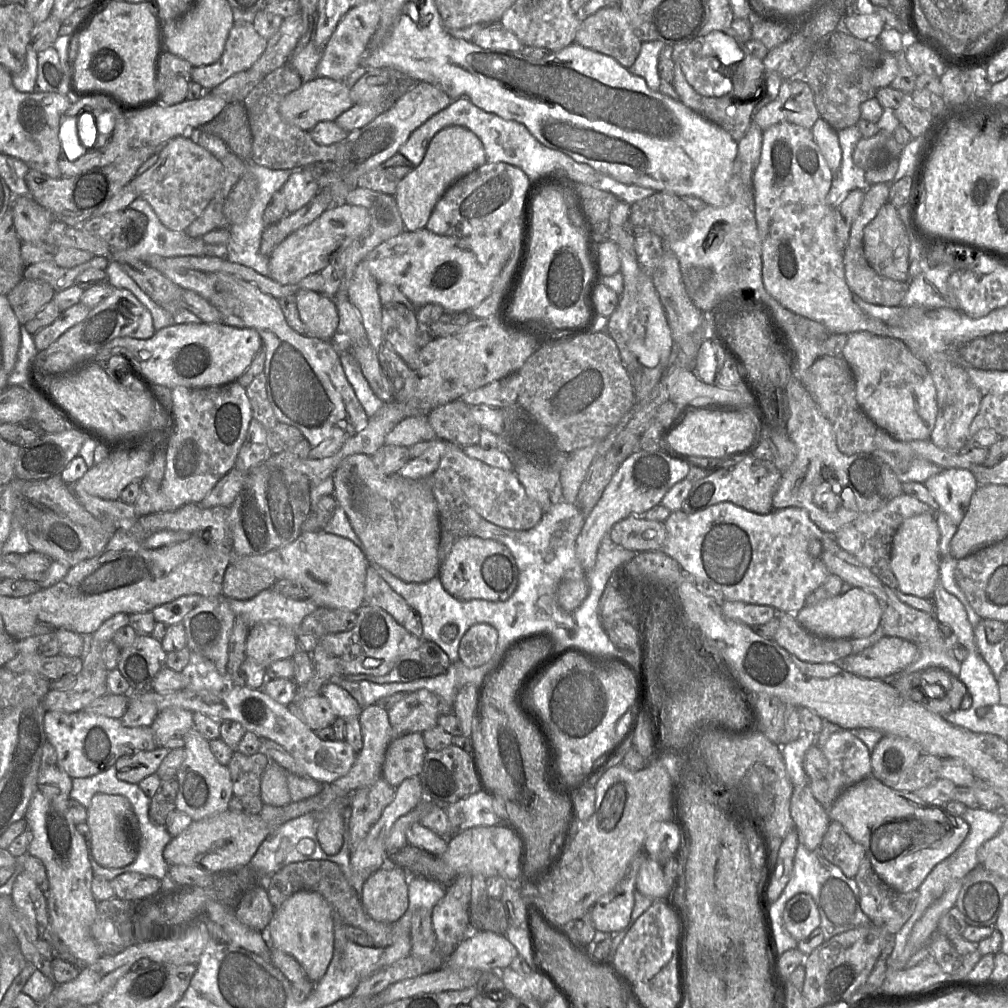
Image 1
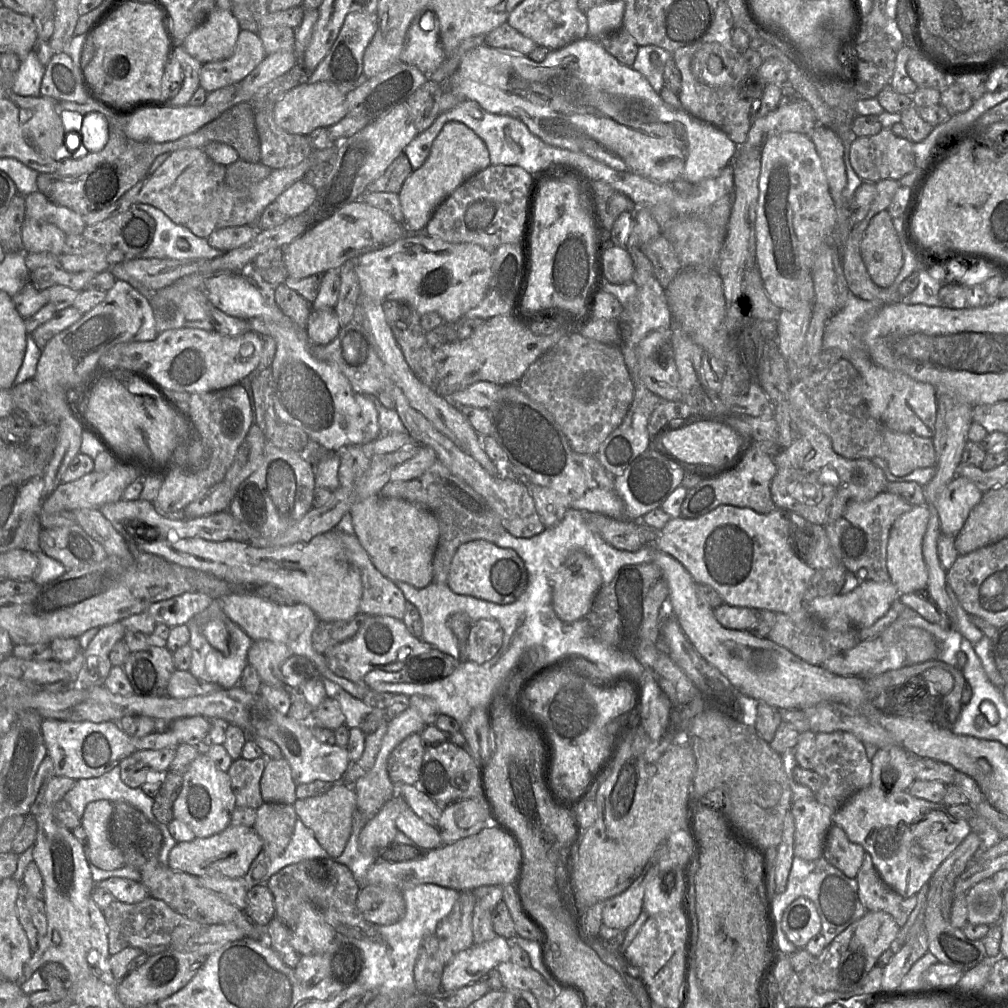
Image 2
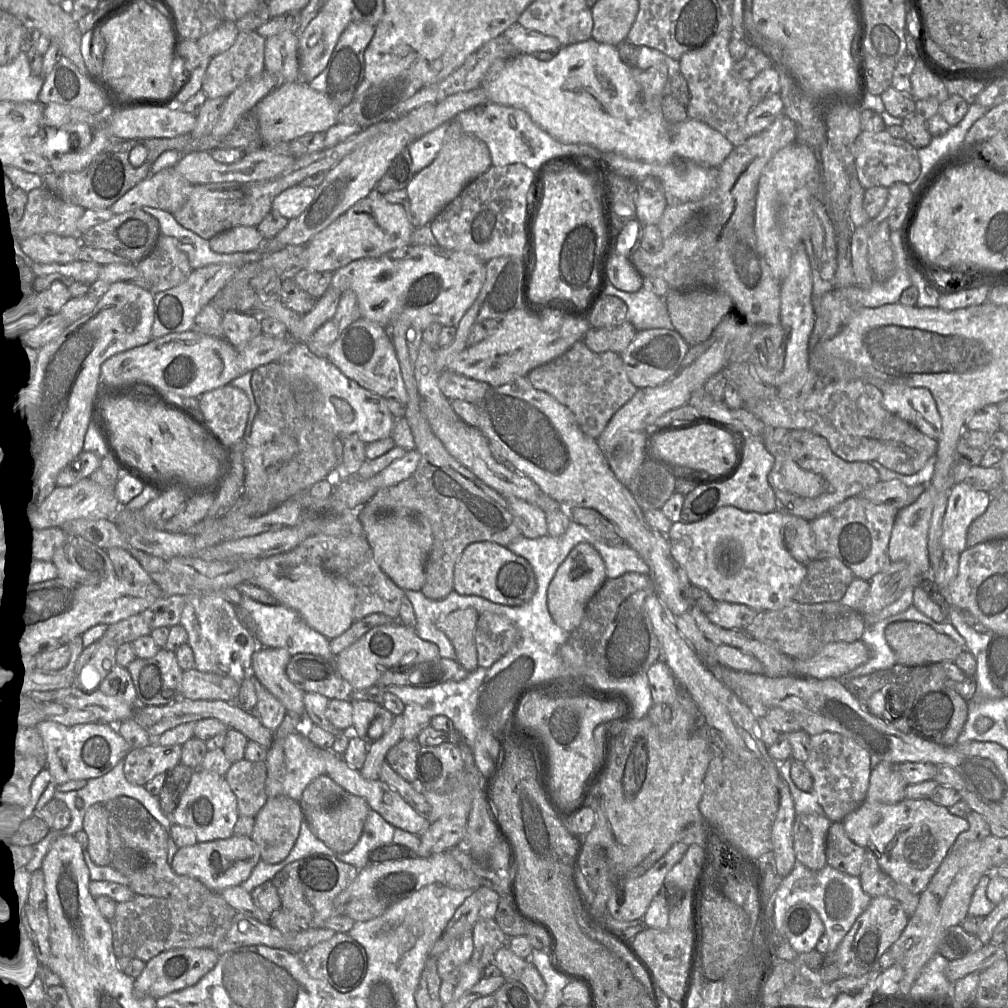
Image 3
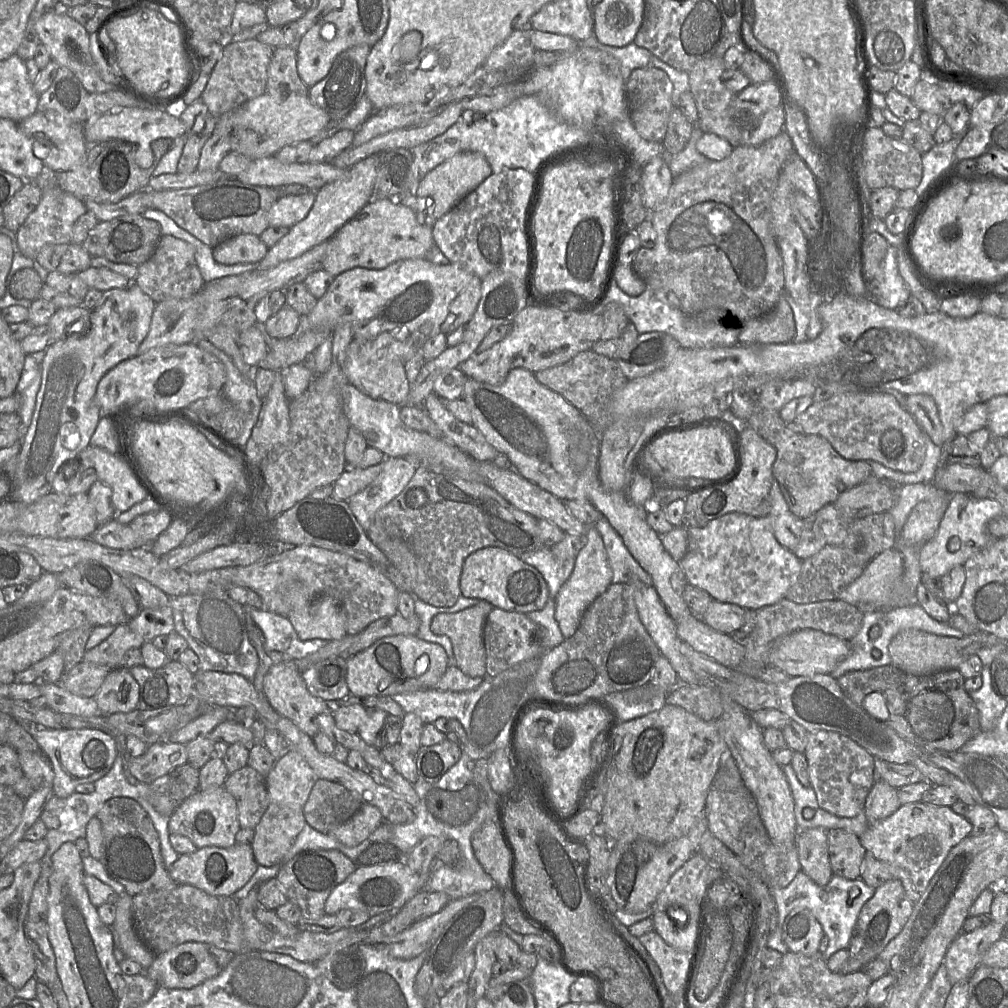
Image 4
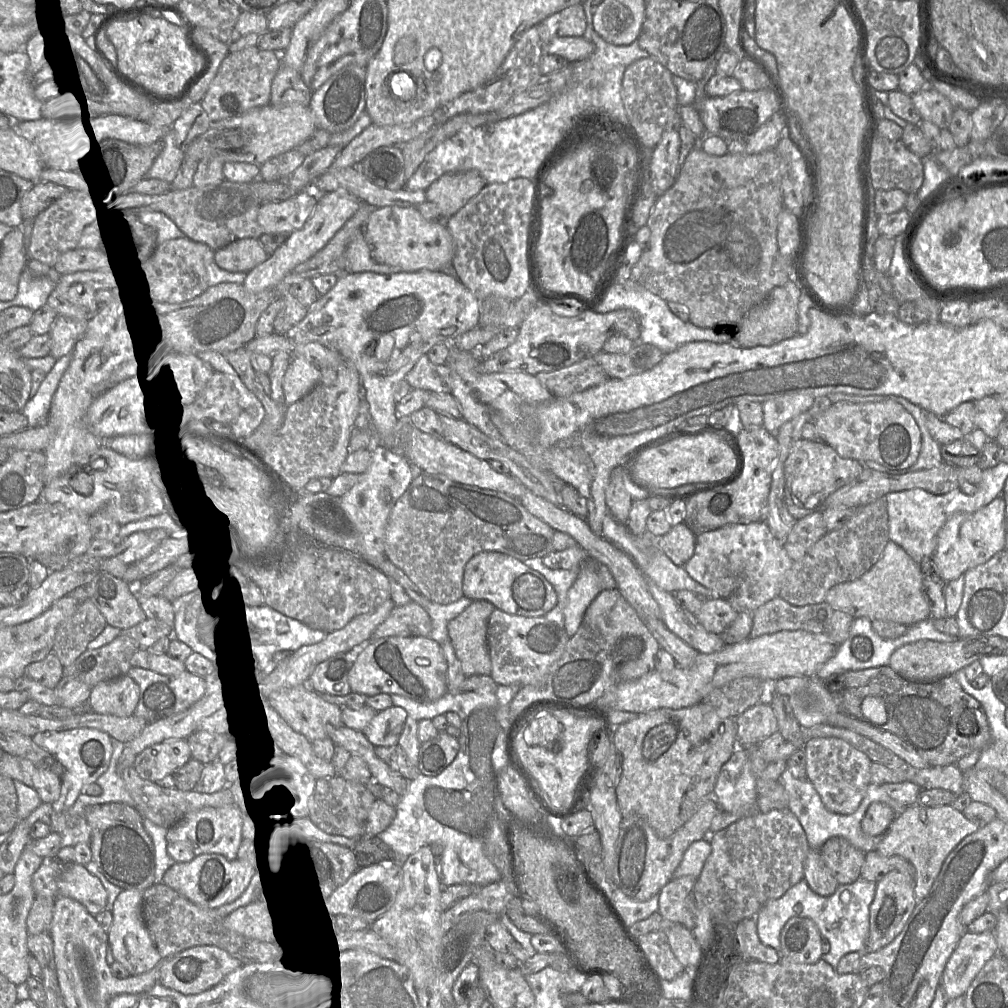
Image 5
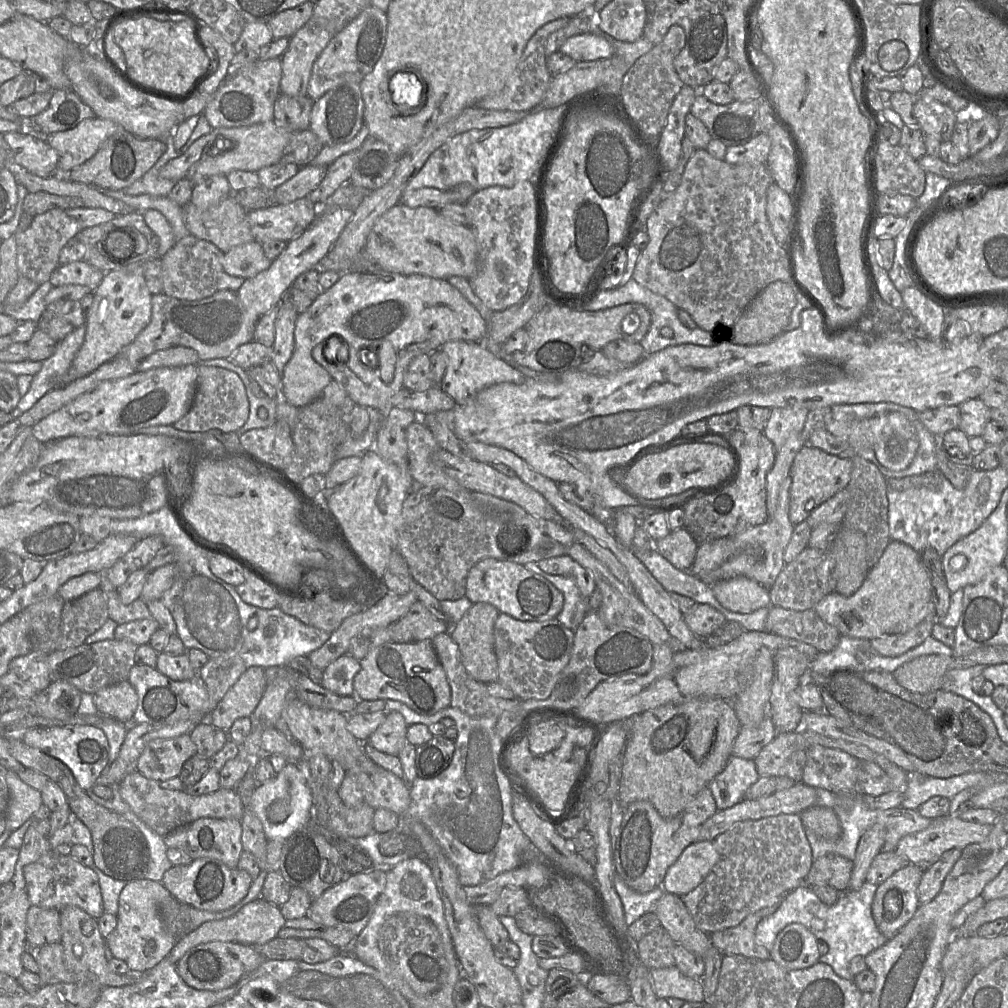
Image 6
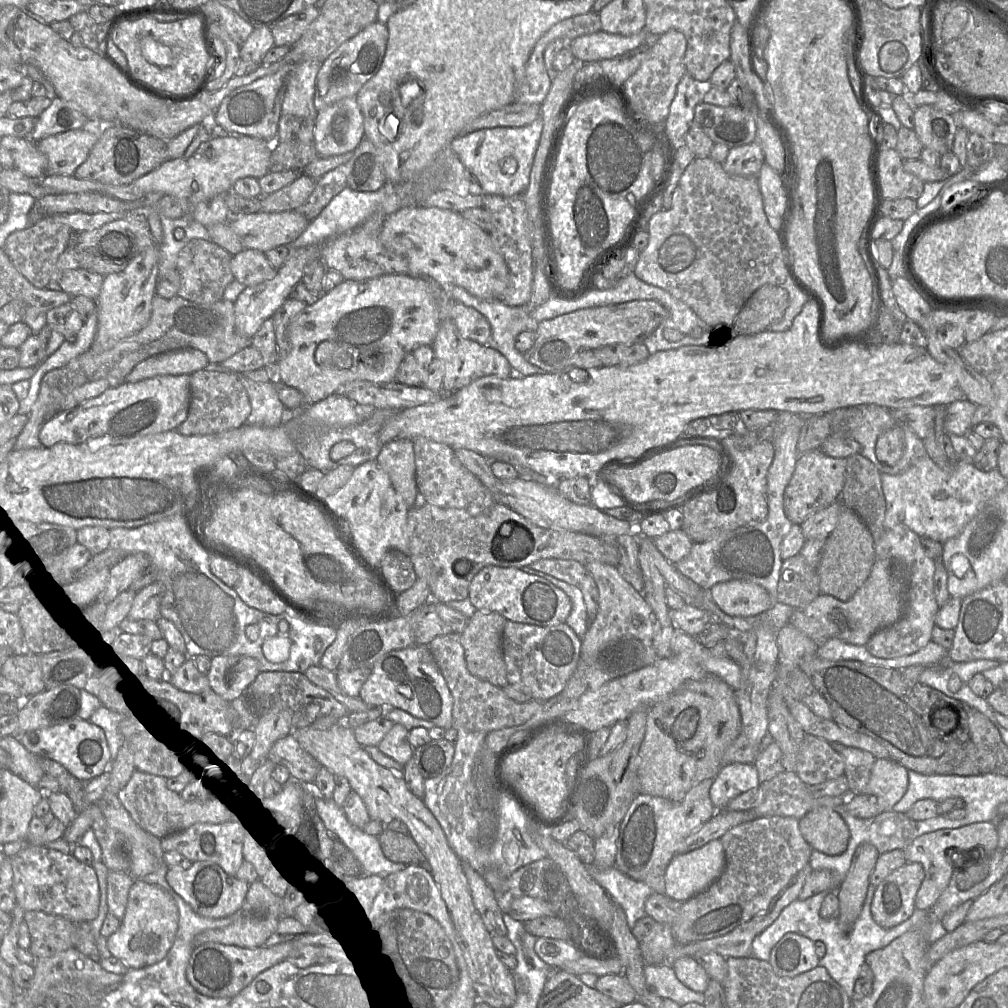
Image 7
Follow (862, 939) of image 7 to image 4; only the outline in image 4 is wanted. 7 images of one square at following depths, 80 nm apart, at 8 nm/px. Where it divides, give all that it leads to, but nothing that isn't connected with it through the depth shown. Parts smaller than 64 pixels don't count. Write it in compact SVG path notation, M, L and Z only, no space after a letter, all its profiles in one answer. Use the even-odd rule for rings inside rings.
M801 870L787 887L771 889L777 907L778 921L776 929L767 938L767 947L783 955L789 952L783 940L783 924L793 909L805 907L820 922L824 934L829 939L828 948L823 953L824 959L828 960L837 951L848 948L860 911L874 896L875 891L875 888L868 886L861 878L849 880L835 874L827 885L819 886Z

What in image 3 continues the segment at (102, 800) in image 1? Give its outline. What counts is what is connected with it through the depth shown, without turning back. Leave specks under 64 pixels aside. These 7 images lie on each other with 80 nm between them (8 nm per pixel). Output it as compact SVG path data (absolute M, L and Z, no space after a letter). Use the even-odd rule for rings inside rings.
M104 804L88 808L83 820L83 830L88 836L88 852L98 866L110 865L107 815Z

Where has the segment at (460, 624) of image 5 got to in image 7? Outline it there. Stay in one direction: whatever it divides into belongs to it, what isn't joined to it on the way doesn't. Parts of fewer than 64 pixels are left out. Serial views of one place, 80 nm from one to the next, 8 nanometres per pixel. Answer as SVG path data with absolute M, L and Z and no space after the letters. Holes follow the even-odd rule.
M476 610L468 618L465 629L459 634L469 672L473 676L499 687L508 684L507 670L501 648L501 637L505 623L506 619L497 612Z

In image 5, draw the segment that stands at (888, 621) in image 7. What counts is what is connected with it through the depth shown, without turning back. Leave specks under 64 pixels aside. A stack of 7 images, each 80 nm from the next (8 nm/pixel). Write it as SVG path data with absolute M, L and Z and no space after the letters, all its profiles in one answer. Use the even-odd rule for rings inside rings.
M888 541L881 557L867 573L857 580L831 588L825 602L855 619L866 617L871 621L887 620L909 627L931 617L922 593L922 585L923 574L920 564L902 547Z

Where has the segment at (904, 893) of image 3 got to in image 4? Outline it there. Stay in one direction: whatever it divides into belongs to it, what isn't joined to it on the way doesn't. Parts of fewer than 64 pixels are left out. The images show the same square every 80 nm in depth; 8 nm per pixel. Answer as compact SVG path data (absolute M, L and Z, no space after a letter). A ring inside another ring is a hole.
M871 852L865 855L860 878L875 889L889 880L900 880L907 898L913 904L916 904L921 896L914 889L909 873L904 868L878 860Z

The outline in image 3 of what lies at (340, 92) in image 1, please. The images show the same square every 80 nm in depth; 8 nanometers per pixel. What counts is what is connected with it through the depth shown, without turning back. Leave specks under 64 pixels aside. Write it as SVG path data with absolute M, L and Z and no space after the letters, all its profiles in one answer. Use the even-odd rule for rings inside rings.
M308 82L279 84L254 108L262 138L262 147L268 143L292 142L304 135L326 132L336 124L340 108L326 95L312 89Z

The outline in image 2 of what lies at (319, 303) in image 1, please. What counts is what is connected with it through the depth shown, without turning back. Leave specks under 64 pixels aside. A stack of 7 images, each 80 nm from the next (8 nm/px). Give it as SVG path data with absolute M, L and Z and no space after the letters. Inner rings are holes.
M334 309L311 310L305 333L317 345L329 344L339 333L340 321Z

